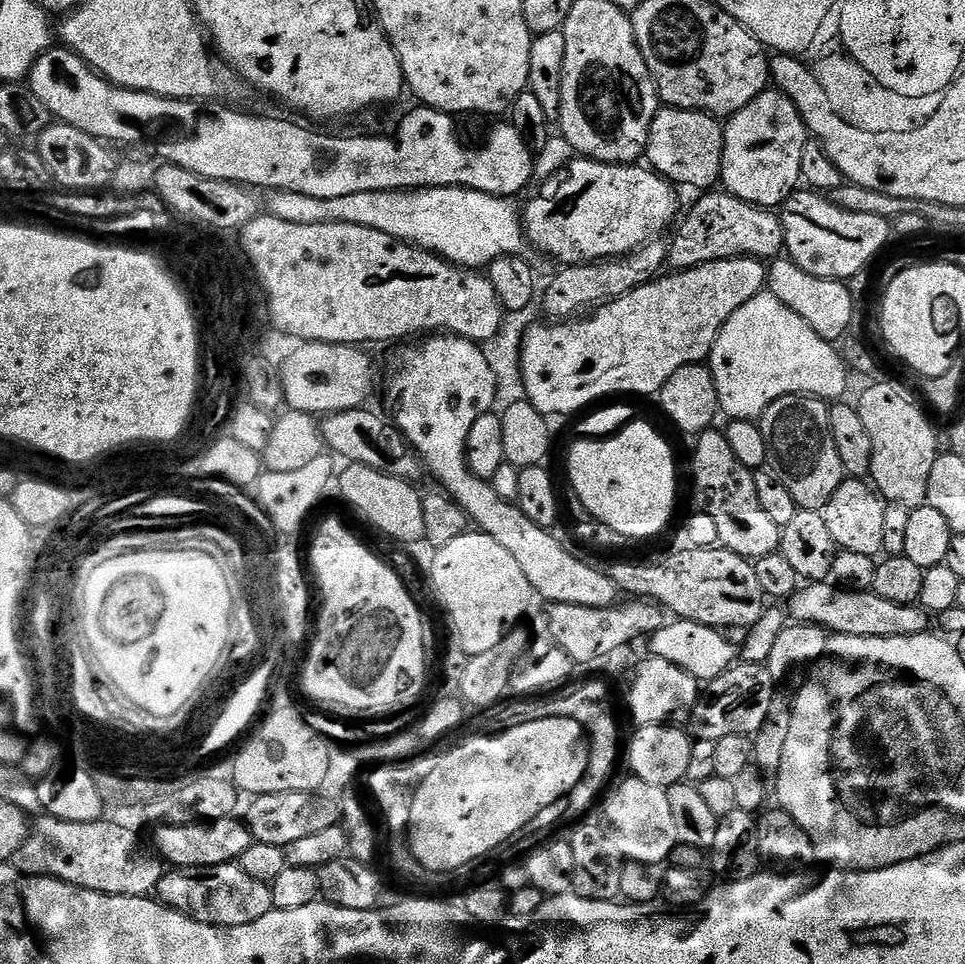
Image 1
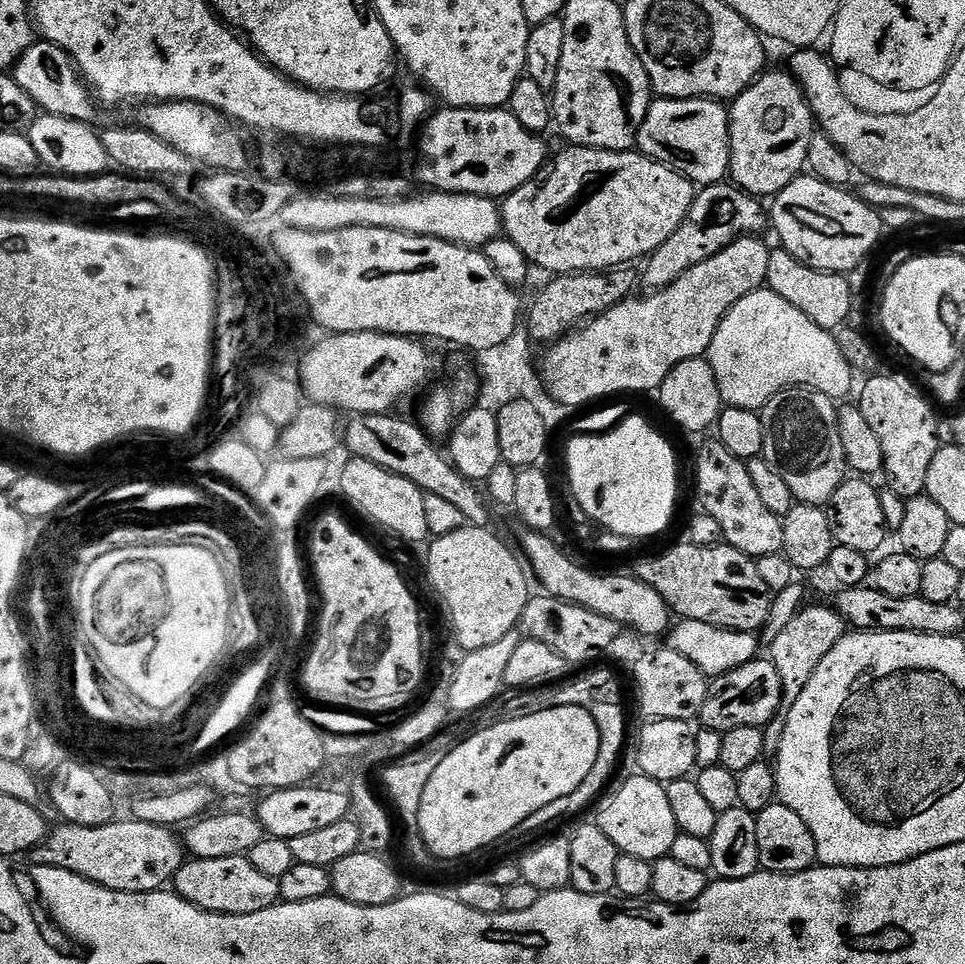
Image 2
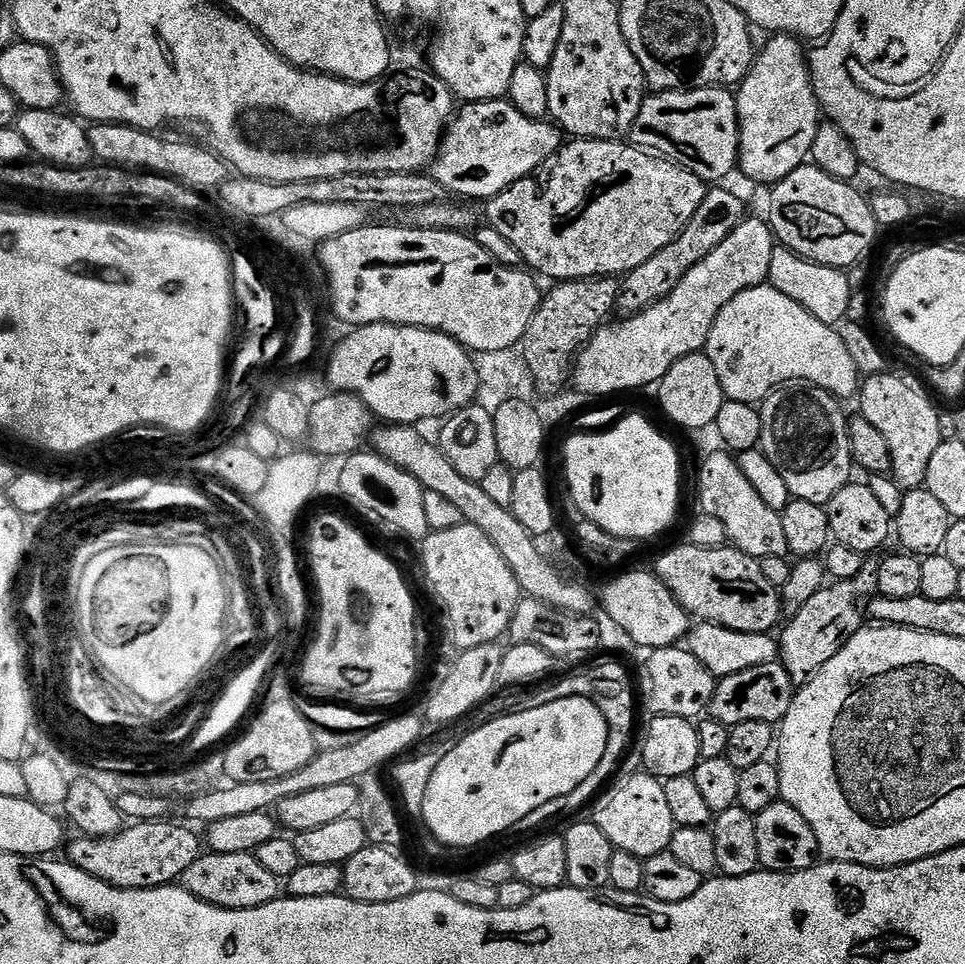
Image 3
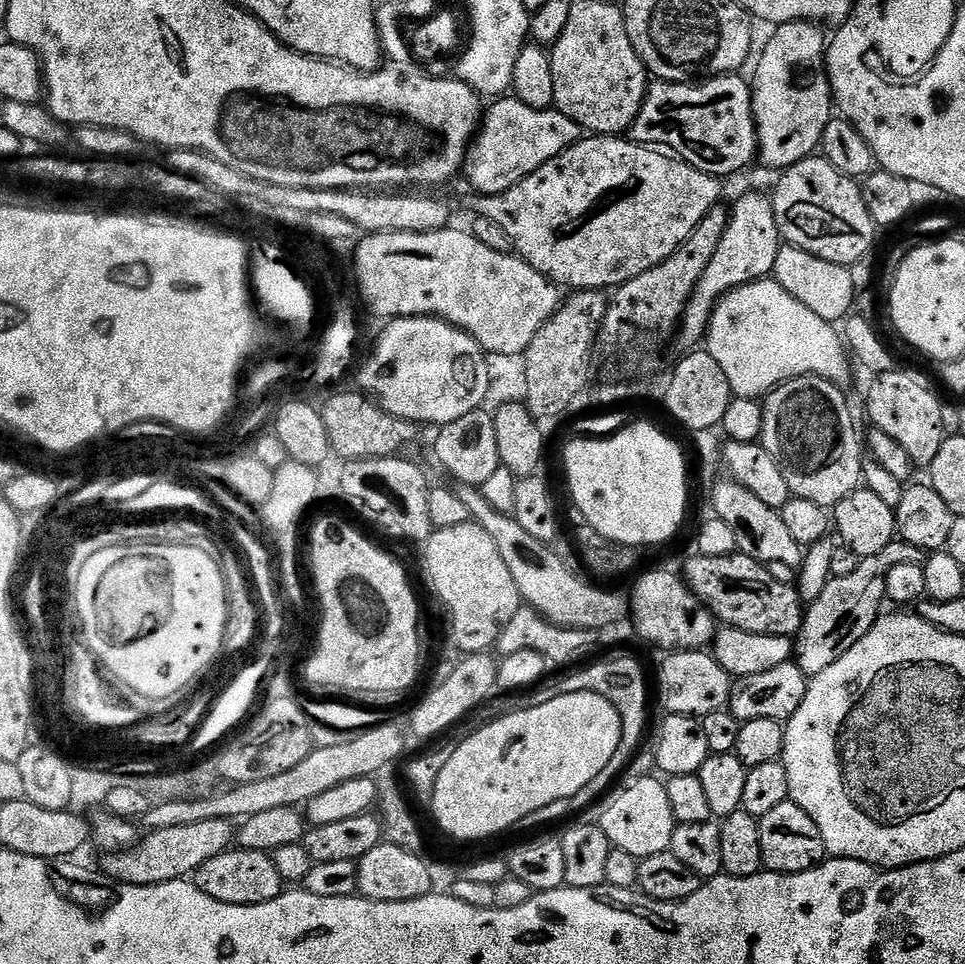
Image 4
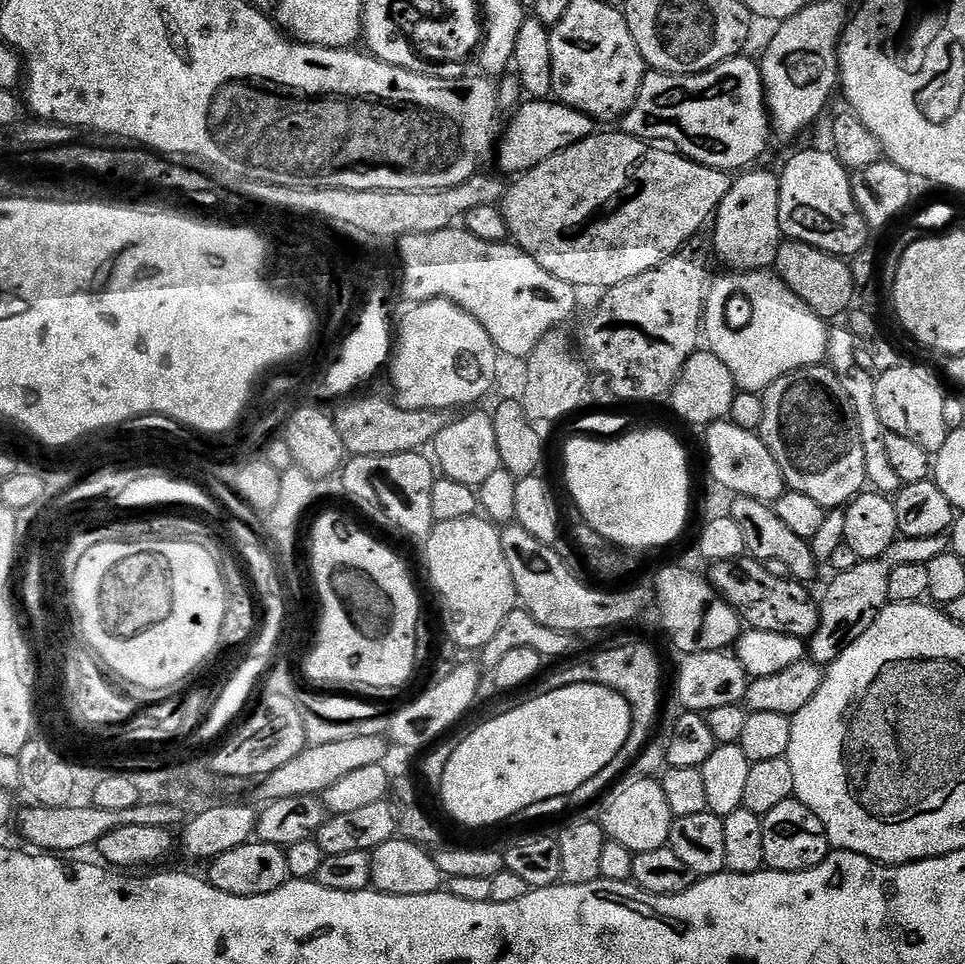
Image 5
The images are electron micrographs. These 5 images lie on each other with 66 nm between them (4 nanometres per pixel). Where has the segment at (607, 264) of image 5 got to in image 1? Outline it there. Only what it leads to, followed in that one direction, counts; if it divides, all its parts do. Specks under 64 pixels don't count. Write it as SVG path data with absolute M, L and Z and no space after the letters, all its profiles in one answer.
M577 157L569 164L562 179L553 196L538 196L523 207L522 223L527 241L564 266L629 255L659 237L656 235L675 221L678 212L677 187L642 164L608 164Z

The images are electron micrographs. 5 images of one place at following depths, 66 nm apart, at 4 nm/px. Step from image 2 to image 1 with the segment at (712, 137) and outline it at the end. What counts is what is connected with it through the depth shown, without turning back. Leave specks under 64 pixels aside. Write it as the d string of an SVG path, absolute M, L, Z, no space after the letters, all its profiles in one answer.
M664 106L650 126L647 163L676 186L689 184L699 190L711 189L715 185L712 183L720 180L723 153L724 130L721 121L706 112Z

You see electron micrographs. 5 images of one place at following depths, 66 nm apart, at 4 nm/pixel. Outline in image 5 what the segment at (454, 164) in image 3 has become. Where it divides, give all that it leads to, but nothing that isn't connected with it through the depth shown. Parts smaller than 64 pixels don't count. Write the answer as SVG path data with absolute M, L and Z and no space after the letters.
M529 99L519 105L516 114L517 116L509 122L504 137L502 137L502 132L498 140L500 168L502 170L500 172L504 174L507 174L506 172L514 172L513 174L528 172L544 159L550 158L551 155L566 151L568 147L582 142L583 139L590 138L598 128L597 121L585 112L579 112L565 104L553 102L551 99Z

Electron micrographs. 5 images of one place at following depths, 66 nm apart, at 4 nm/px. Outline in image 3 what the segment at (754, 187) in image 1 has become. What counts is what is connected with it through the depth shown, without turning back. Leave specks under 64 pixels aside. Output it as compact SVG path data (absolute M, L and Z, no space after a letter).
M776 34L769 40L772 41L765 48L759 49L752 62L752 69L748 71L748 77L738 85L734 95L740 123L739 171L744 171L756 184L775 186L811 157L811 146L814 145L815 135L822 123L822 109L812 85L812 70L808 66L808 57L802 55L797 37Z

